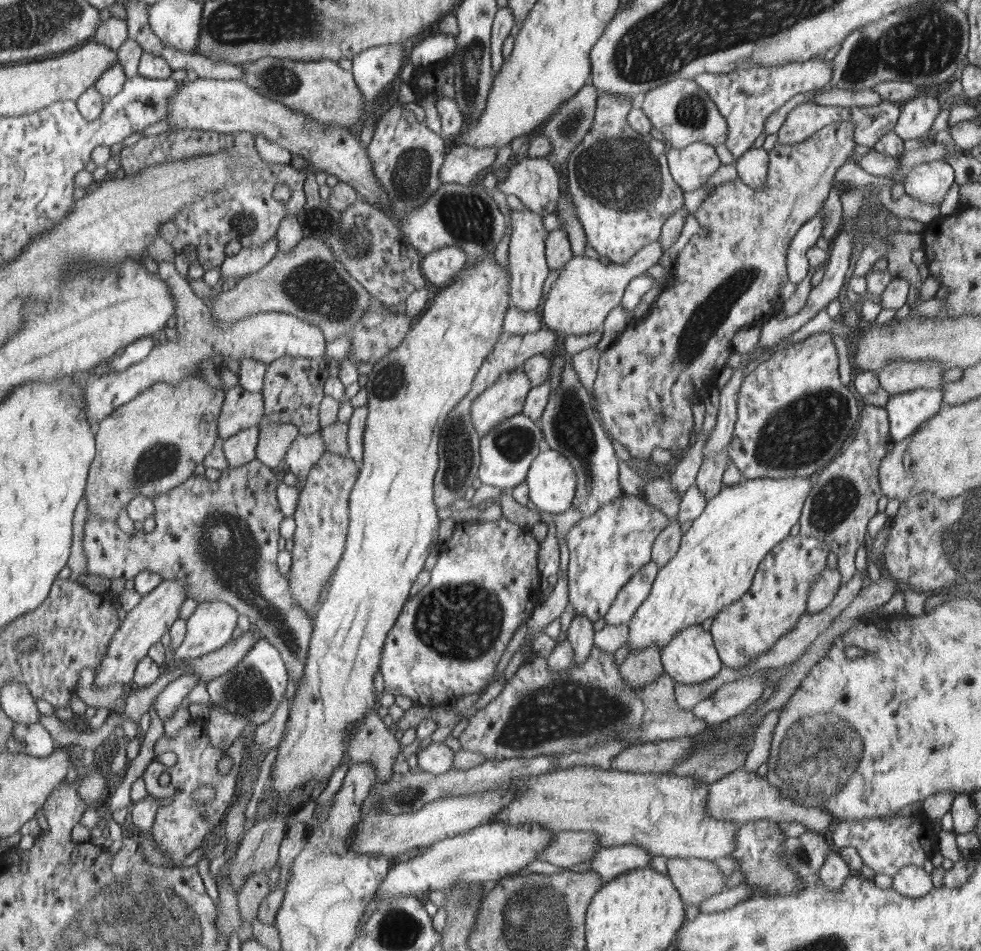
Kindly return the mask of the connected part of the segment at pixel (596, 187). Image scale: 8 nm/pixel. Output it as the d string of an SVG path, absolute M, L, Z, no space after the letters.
M599 92L596 115L592 128L588 129L582 144L578 145L568 160L568 182L572 202L578 214L588 245L614 264L629 262L638 250L654 244L661 237L661 228L669 217L684 206L684 191L670 172L669 152L671 145L662 138L640 134L629 123L632 98Z

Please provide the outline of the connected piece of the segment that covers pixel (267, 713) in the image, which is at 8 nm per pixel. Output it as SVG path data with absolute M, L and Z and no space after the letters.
M259 639L256 645L246 653L245 658L236 665L230 673L224 673L207 684L208 704L190 704L189 711L192 719L207 720L209 711L216 705L234 715L246 715L248 723L256 726L267 723L278 708L284 690L286 690L286 668L284 659L280 658L279 650L268 639Z

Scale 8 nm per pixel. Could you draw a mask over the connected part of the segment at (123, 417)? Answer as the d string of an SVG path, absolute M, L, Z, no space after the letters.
M200 377L184 378L180 384L158 382L99 421L94 430L97 454L90 465L89 480L83 497L87 516L96 514L102 521L117 522L118 514L126 513L127 507L138 494L155 498L188 481L196 465L202 463L219 443L218 415L222 412L222 401L225 398L224 386L214 388Z

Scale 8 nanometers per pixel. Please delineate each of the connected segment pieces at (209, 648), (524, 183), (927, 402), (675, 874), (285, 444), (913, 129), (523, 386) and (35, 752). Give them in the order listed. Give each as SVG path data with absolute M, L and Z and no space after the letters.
M222 601L199 603L196 610L186 619L186 634L180 646L174 650L176 661L200 658L215 650L221 649L230 642L238 622L238 610Z
M521 157L506 175L500 176L496 189L514 194L527 209L544 217L557 211L559 180L549 158Z
M922 388L892 395L883 406L889 418L892 438L897 442L914 434L926 419L940 411L942 404L942 388Z
M673 858L667 861L668 875L687 905L700 905L726 888L726 876L710 859Z
M263 421L260 430L256 458L273 470L279 469L290 445L299 435L298 427L294 423Z
M918 95L901 103L901 111L893 130L903 140L923 139L935 128L940 112L938 99L932 95Z
M523 366L509 376L498 379L482 394L478 394L470 406L470 421L478 438L484 437L490 429L507 418L522 412L533 385Z
M23 723L16 725L14 736L7 743L6 750L12 753L26 754L36 758L46 758L59 750L54 738L43 728L41 723L26 726Z

